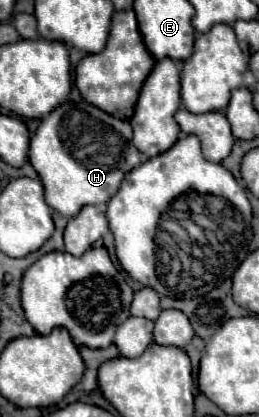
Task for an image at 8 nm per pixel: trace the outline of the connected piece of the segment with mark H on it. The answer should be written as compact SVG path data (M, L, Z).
M67 100L41 120L37 132L31 138L29 162L43 182L45 202L65 218L73 218L85 204L105 204L117 192L123 176L141 164L141 152L133 144L133 132L127 120L109 116L93 104L75 104Z

